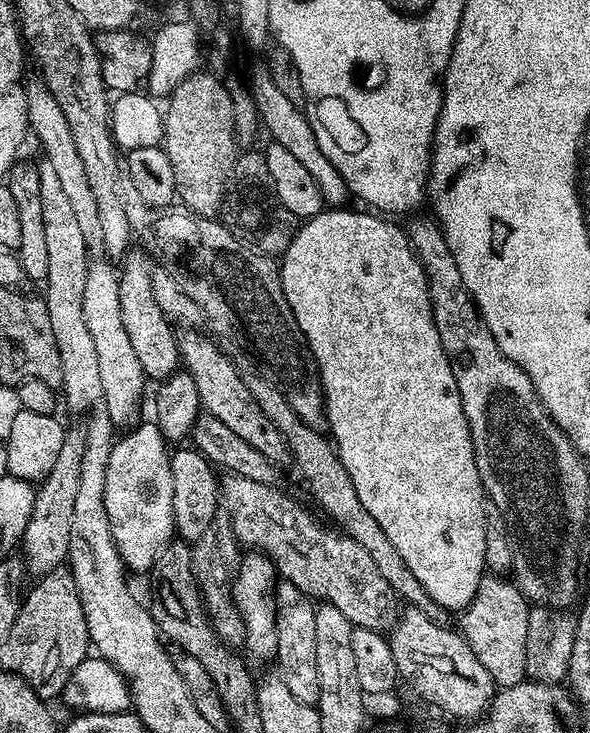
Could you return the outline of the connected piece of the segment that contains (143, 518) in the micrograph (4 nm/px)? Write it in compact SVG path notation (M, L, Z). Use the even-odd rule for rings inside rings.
M154 422L137 423L124 437L117 439L110 450L110 462L106 466L106 486L104 487L104 505L110 522L112 537L116 549L124 562L125 569L147 573L156 565L162 550L173 539L174 522L174 478L170 474L169 441Z

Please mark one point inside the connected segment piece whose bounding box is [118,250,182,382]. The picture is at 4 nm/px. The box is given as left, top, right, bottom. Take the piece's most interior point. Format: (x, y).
(154, 338)

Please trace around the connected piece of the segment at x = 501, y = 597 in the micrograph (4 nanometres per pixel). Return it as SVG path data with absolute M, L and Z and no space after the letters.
M485 574L478 582L478 594L474 594L470 606L459 617L464 640L474 650L474 658L486 666L486 674L490 674L497 689L518 686L526 679L529 611L530 601L516 589L515 583L500 574Z

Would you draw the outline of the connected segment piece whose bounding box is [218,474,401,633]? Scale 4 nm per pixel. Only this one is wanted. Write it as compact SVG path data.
M231 474L221 475L218 483L223 507L232 515L234 534L241 545L262 550L264 555L271 558L277 573L287 583L298 586L298 590L302 590L302 594L313 601L332 604L342 610L342 614L346 614L348 621L355 627L382 633L395 628L401 614L401 609L396 608L398 597L390 590L390 586L386 586L386 578L378 574L378 566L374 566L370 554L366 554L363 546L358 546L358 542L341 534L335 527L327 528L322 521L315 520L294 497L287 496L276 484L263 484L254 482L254 478Z

